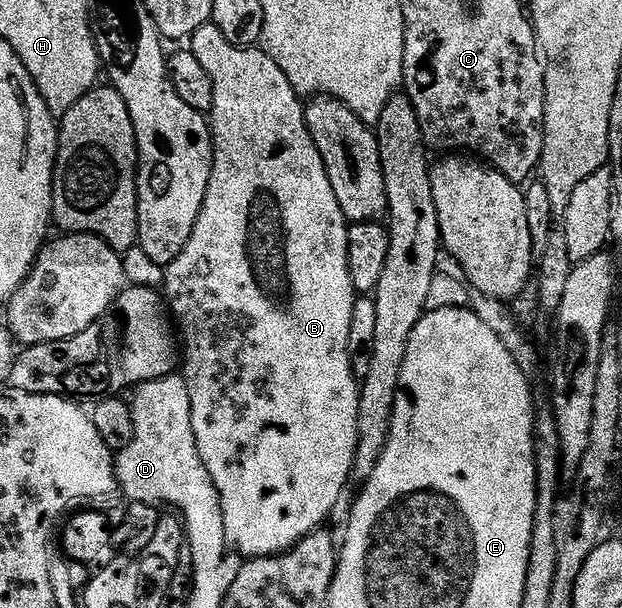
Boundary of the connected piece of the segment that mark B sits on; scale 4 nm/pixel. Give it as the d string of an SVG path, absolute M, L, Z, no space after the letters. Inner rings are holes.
M213 22L200 26L200 30L194 32L188 41L188 51L199 60L204 70L208 70L212 78L214 105L208 113L208 123L214 141L214 165L200 218L196 218L196 226L192 230L192 238L188 238L188 246L184 246L181 254L171 264L165 265L164 300L180 333L181 343L182 340L186 343L186 353L183 351L180 356L180 375L186 379L188 386L196 450L220 498L226 544L231 549L234 547L242 558L277 556L325 525L322 523L337 506L338 499L341 498L346 483L352 480L354 471L354 454L358 445L360 380L350 365L350 331L356 291L349 270L348 221L340 210L340 202L336 202L332 182L328 182L320 150L314 145L314 140L306 129L306 109L303 101L292 82L288 82L284 70L280 70L280 66L276 66L276 62L272 62L272 58L261 47L232 46Z

